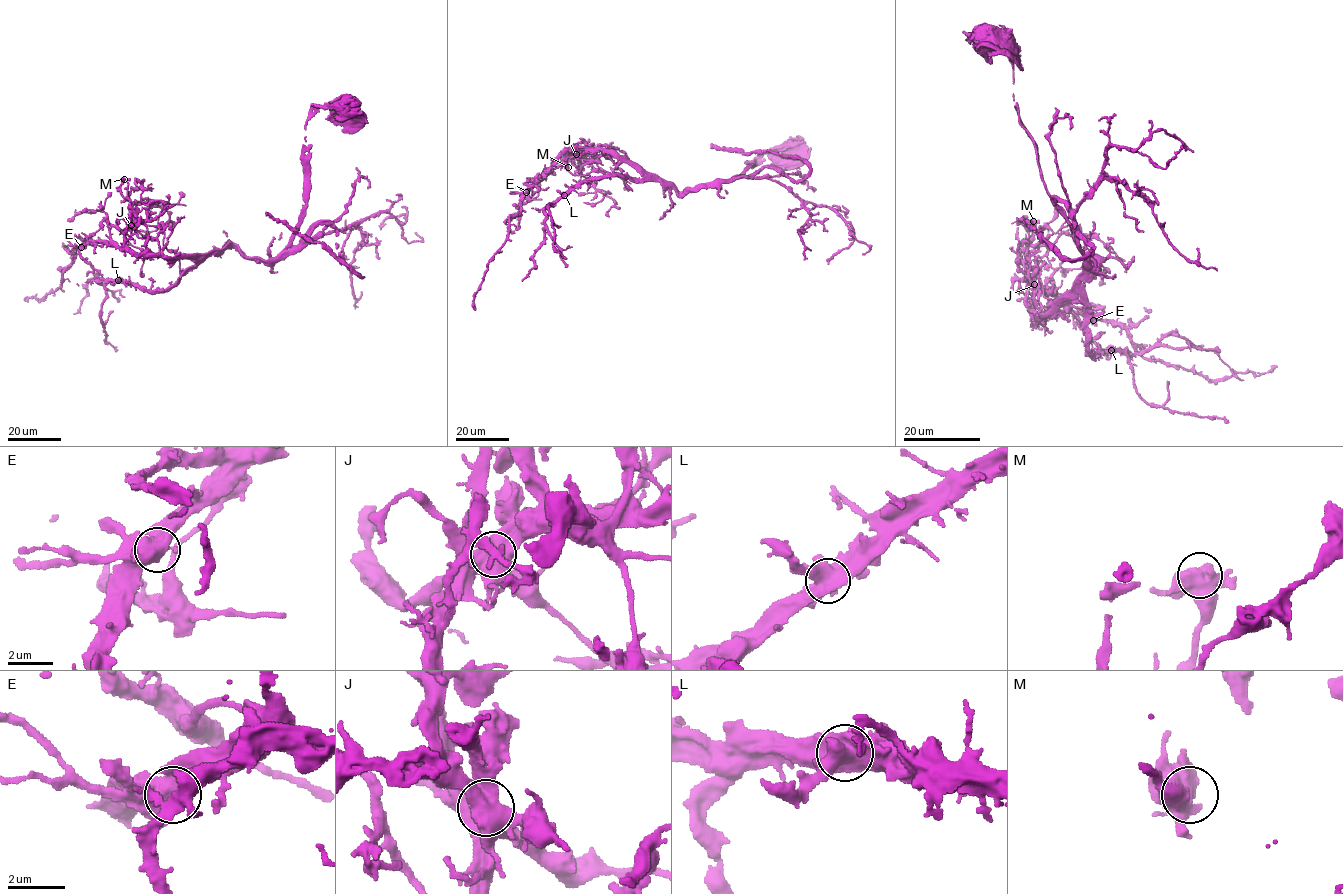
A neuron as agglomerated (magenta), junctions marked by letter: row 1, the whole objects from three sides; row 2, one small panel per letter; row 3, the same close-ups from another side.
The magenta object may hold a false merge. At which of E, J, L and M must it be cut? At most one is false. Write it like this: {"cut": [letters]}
{"cut": ["J"]}

